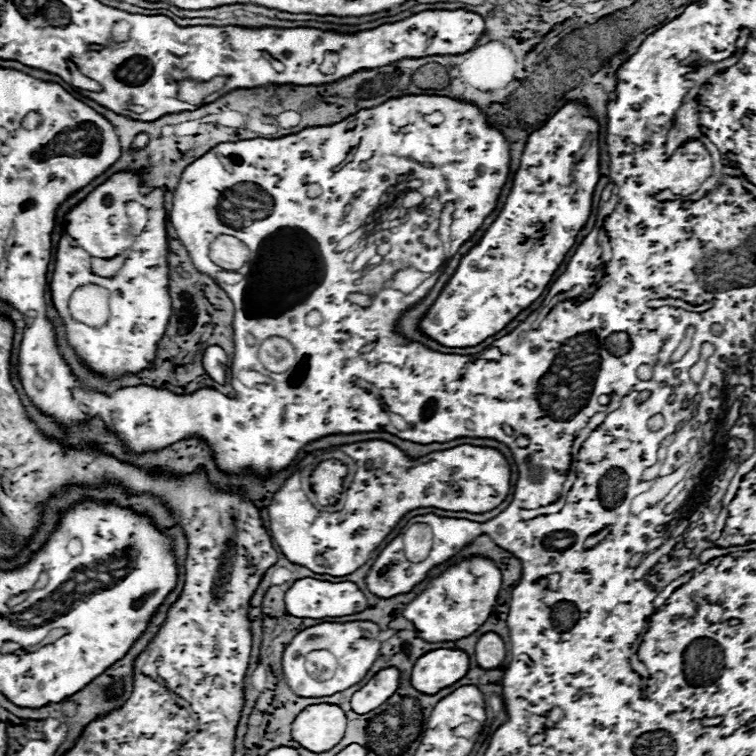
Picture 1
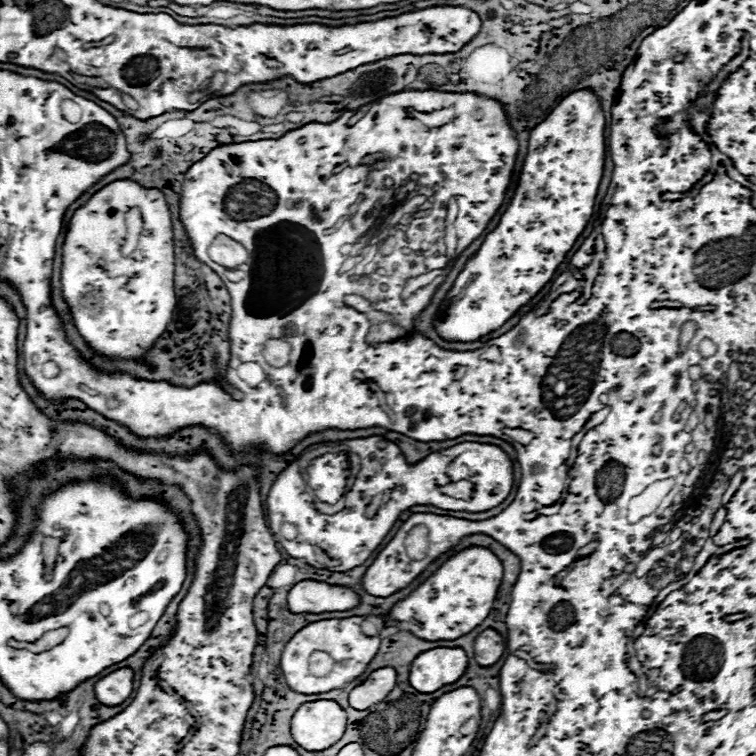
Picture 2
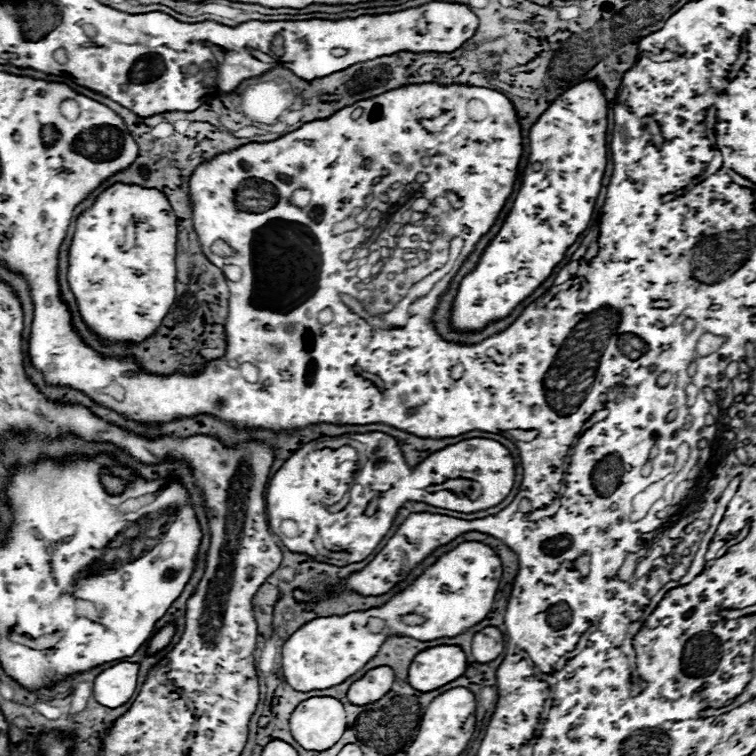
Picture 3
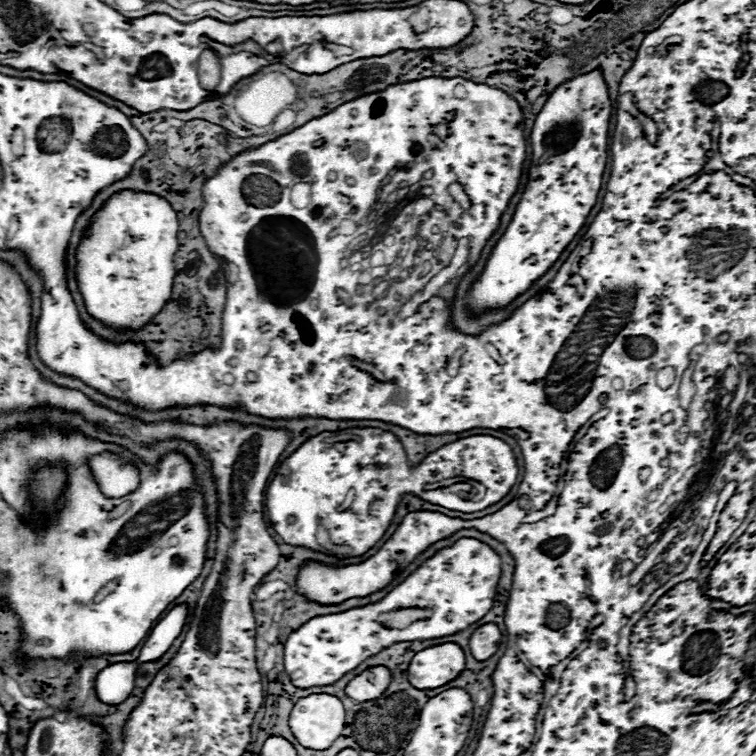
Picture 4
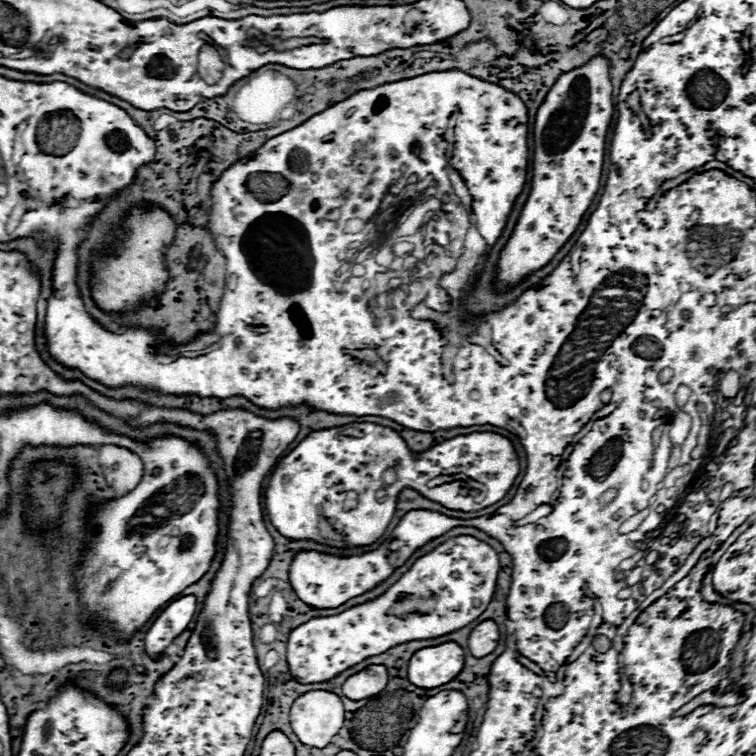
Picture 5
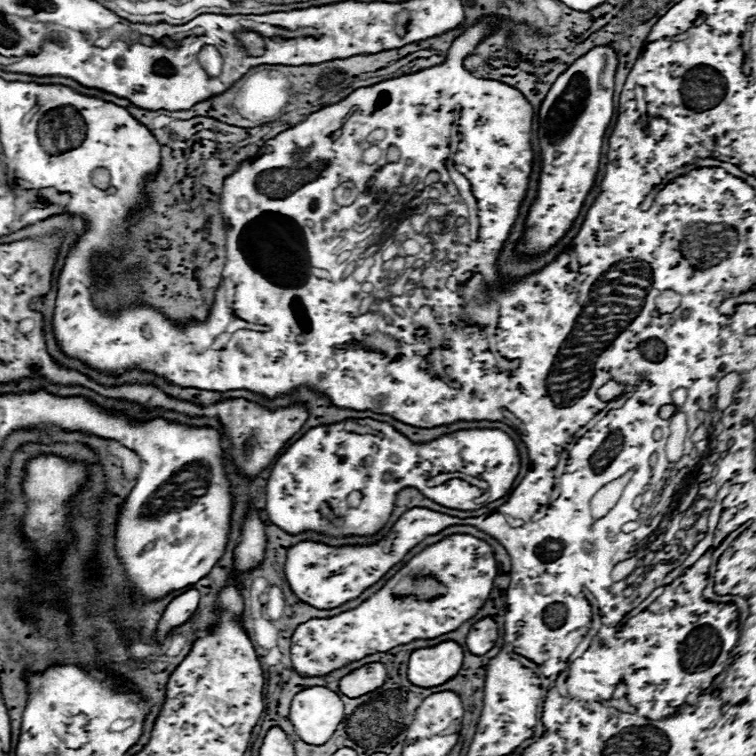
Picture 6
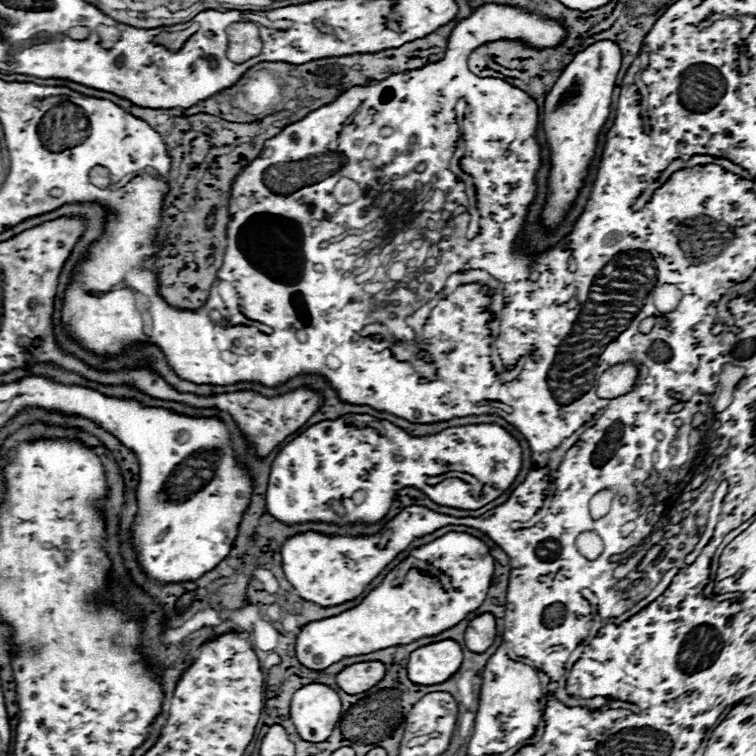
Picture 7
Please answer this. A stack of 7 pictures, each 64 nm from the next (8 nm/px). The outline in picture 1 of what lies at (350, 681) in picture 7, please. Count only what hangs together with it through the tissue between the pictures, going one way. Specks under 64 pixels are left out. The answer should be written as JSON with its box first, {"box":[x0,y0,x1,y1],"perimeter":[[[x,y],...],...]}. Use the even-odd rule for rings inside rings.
{"box":[350,668,400,714],"perimeter":[[[384,668],[362,690],[358,690],[352,696],[350,700],[352,710],[358,714],[368,714],[376,710],[398,690],[398,684],[400,684],[400,672],[396,668]]]}

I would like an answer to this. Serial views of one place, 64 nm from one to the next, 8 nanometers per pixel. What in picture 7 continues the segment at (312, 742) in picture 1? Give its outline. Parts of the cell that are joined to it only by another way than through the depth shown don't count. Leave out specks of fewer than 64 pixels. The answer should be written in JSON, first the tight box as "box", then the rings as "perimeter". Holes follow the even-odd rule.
{"box":[290,684,342,742],"perimeter":[[[308,684],[294,692],[290,718],[296,732],[306,742],[324,742],[332,734],[342,714],[338,692],[324,684]]]}

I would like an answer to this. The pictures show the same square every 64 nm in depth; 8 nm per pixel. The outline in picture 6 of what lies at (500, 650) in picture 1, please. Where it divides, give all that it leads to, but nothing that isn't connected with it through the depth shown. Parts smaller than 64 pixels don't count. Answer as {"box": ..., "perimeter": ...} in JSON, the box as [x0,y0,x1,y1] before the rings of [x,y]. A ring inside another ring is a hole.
{"box":[466,618,498,656],"perimeter":[[[482,618],[472,626],[472,630],[466,636],[466,646],[472,654],[482,656],[488,650],[492,650],[494,642],[498,638],[498,626],[492,618]]]}

